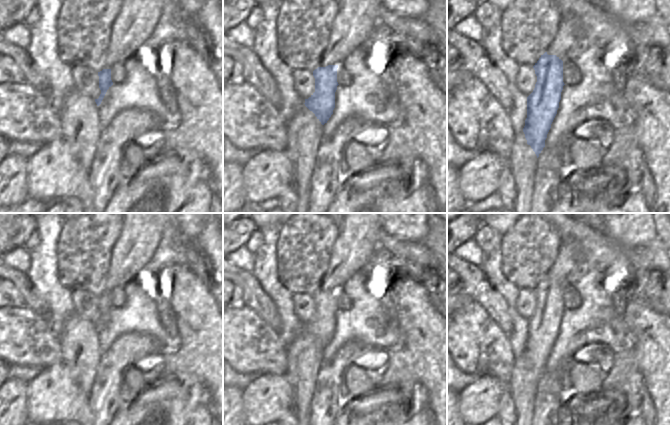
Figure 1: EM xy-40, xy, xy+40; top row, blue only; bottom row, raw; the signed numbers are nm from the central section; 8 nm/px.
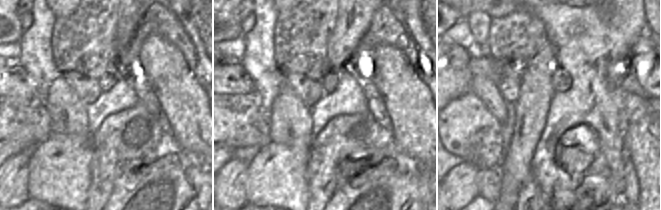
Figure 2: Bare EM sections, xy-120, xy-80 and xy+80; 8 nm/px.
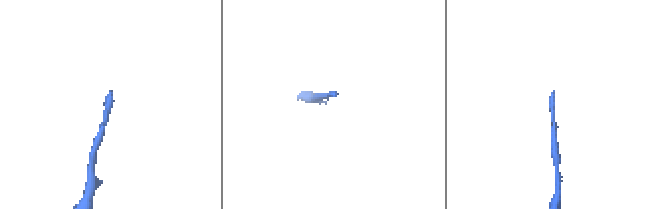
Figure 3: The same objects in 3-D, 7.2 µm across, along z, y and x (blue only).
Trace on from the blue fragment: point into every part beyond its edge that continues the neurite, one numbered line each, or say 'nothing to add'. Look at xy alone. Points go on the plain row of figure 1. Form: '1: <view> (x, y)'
1: xy (355, 247)

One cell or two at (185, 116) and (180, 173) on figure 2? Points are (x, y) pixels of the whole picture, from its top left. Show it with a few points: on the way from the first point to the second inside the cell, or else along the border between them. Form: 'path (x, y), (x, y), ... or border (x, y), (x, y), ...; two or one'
border (180, 149), (186, 152), (195, 152), (202, 156); two

